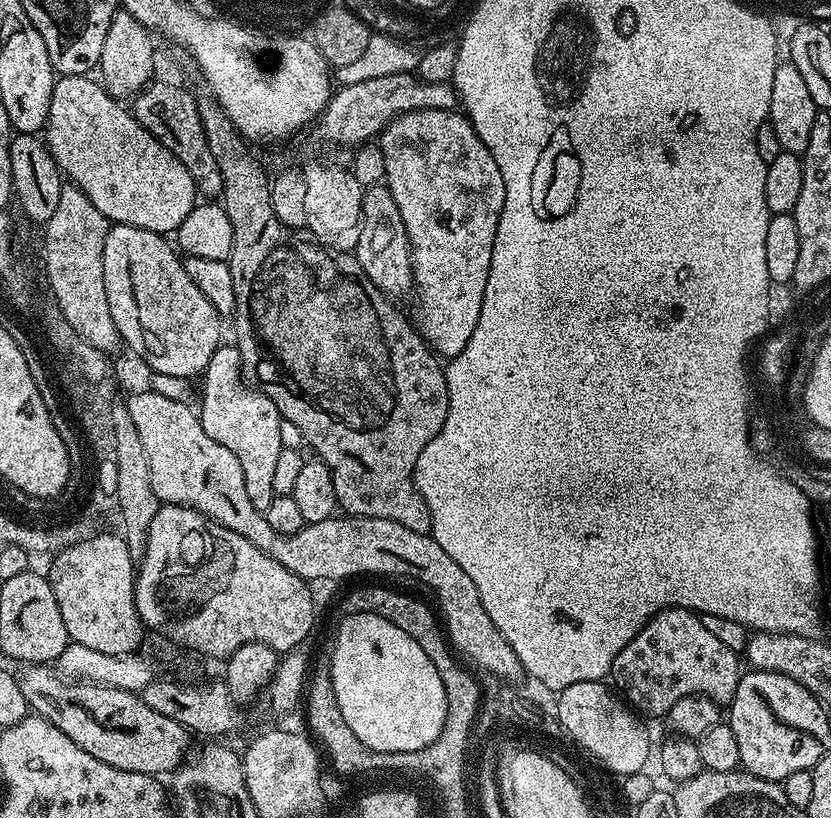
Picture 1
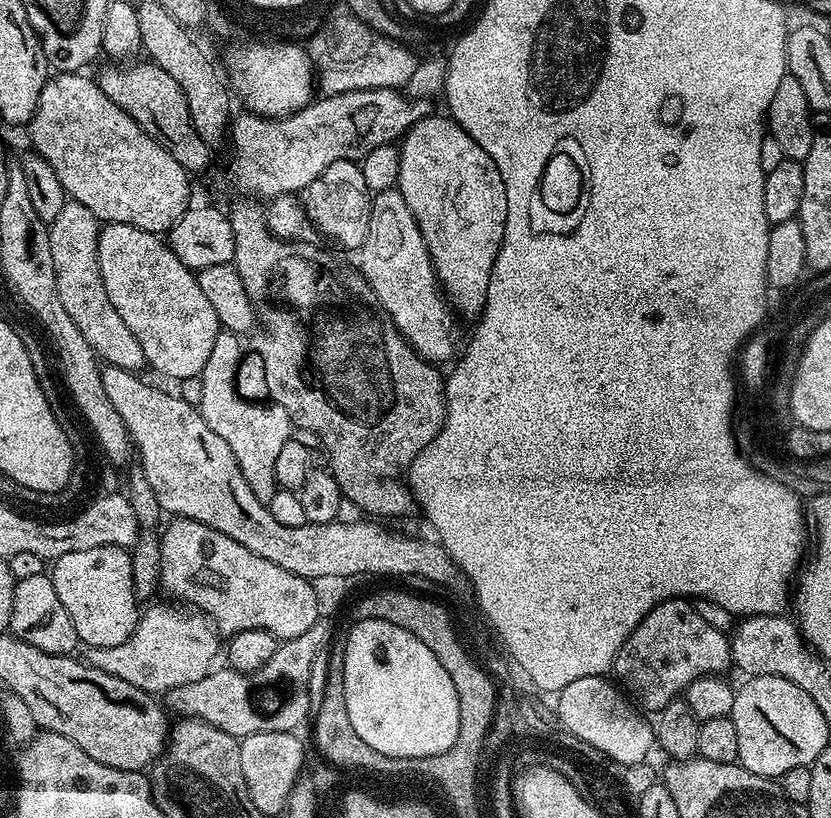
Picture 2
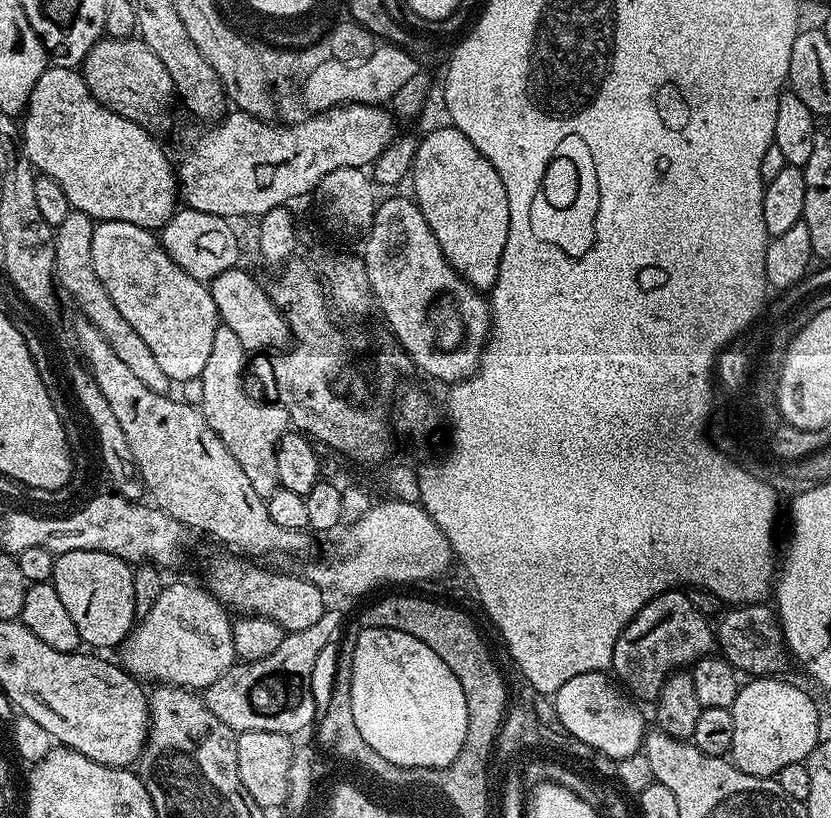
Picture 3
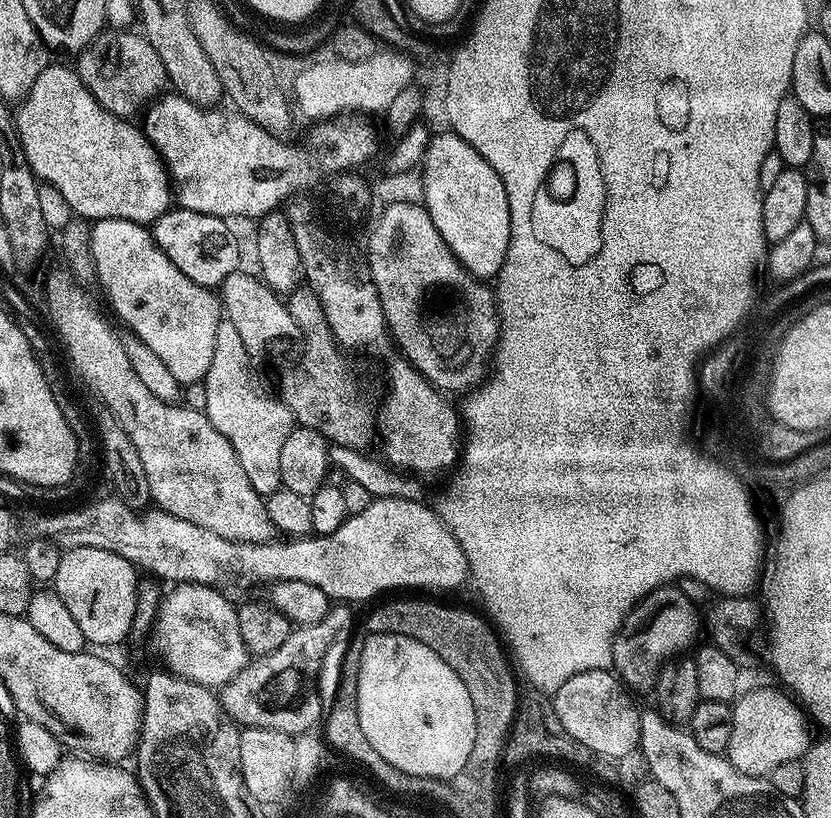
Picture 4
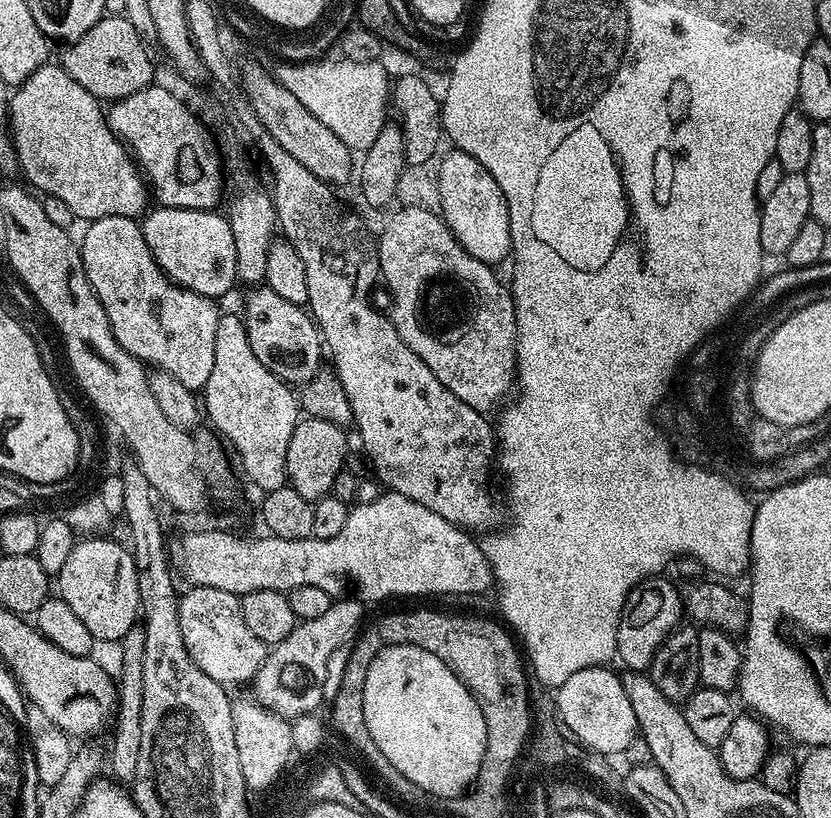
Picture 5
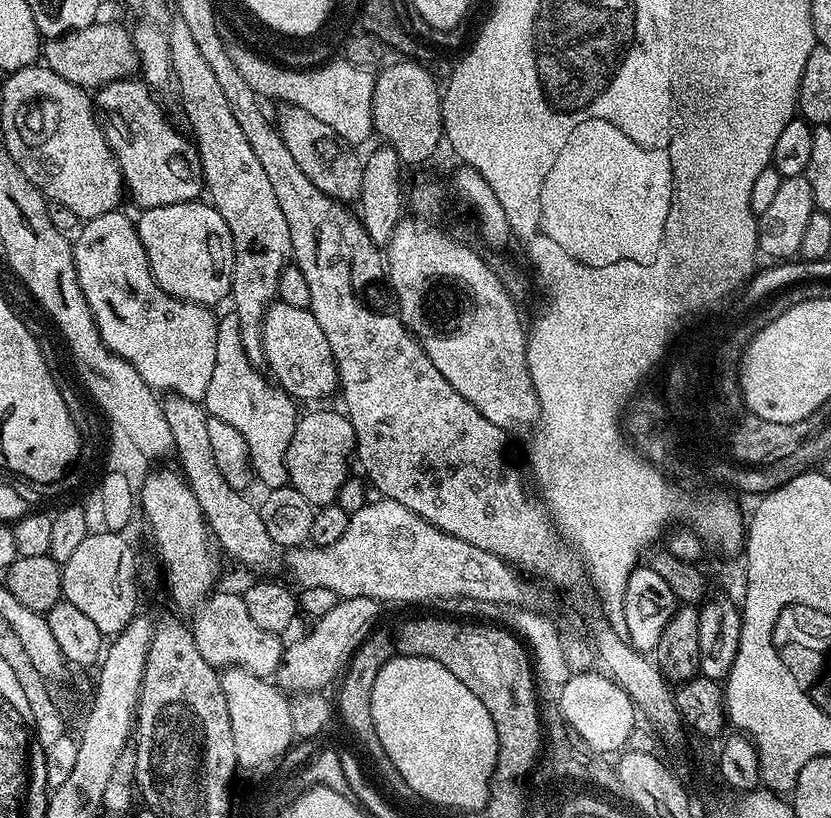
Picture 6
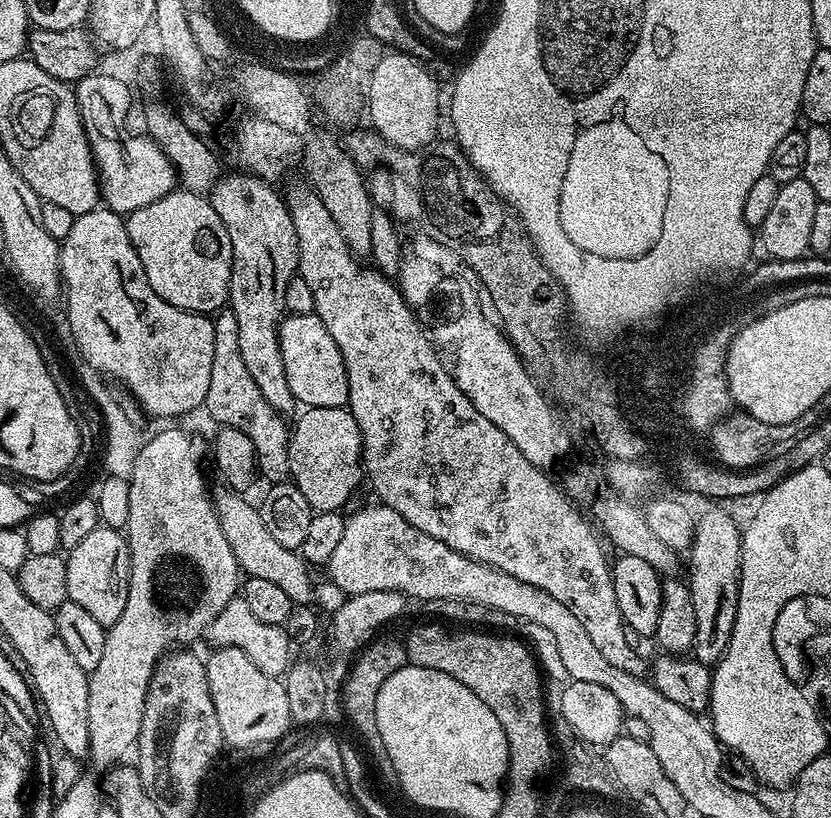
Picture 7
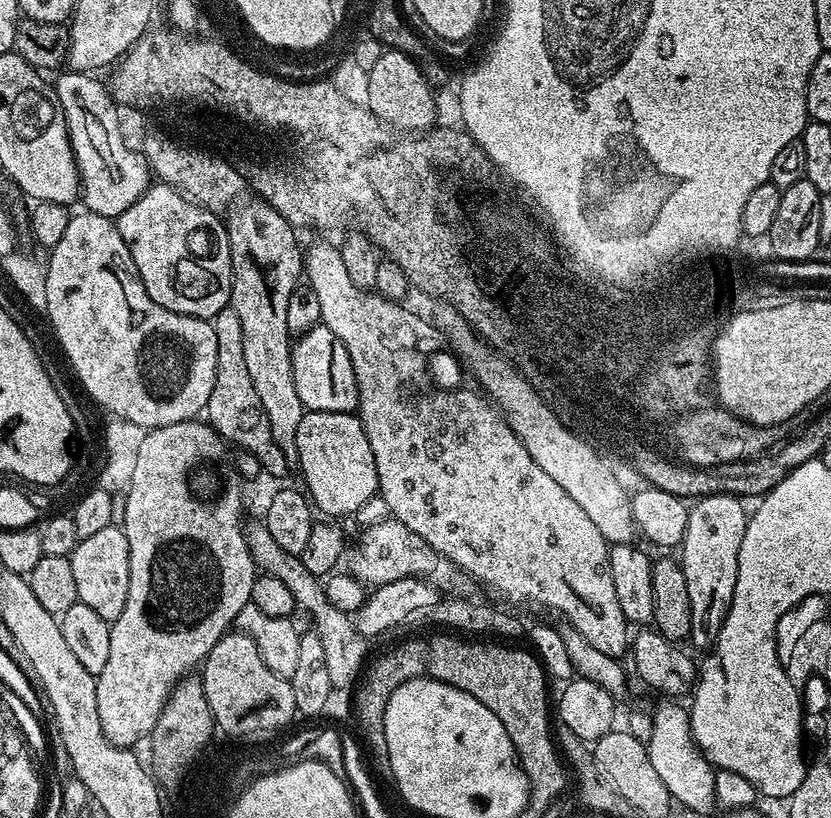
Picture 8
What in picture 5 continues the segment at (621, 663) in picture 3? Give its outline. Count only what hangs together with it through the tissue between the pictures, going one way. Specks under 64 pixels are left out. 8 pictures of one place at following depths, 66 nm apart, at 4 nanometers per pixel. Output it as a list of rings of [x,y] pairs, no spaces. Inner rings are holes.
[[[649,578],[637,586],[628,595],[624,603],[624,613],[620,616],[618,638],[616,639],[616,654],[619,663],[624,663],[625,669],[647,673],[652,667],[652,659],[657,648],[663,644],[675,628],[681,627],[685,619],[684,602],[678,588],[675,588],[664,578]]]

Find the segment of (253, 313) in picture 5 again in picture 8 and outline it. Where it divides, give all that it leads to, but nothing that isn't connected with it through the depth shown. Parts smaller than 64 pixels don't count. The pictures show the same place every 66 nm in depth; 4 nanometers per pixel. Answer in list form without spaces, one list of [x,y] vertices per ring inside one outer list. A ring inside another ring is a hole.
[[[316,324],[310,331],[301,332],[295,337],[292,345],[292,365],[294,386],[307,411],[355,413],[359,409],[358,378],[354,374],[354,362],[350,362],[350,354],[346,354],[346,346],[334,334],[334,330],[330,330],[325,324]]]

